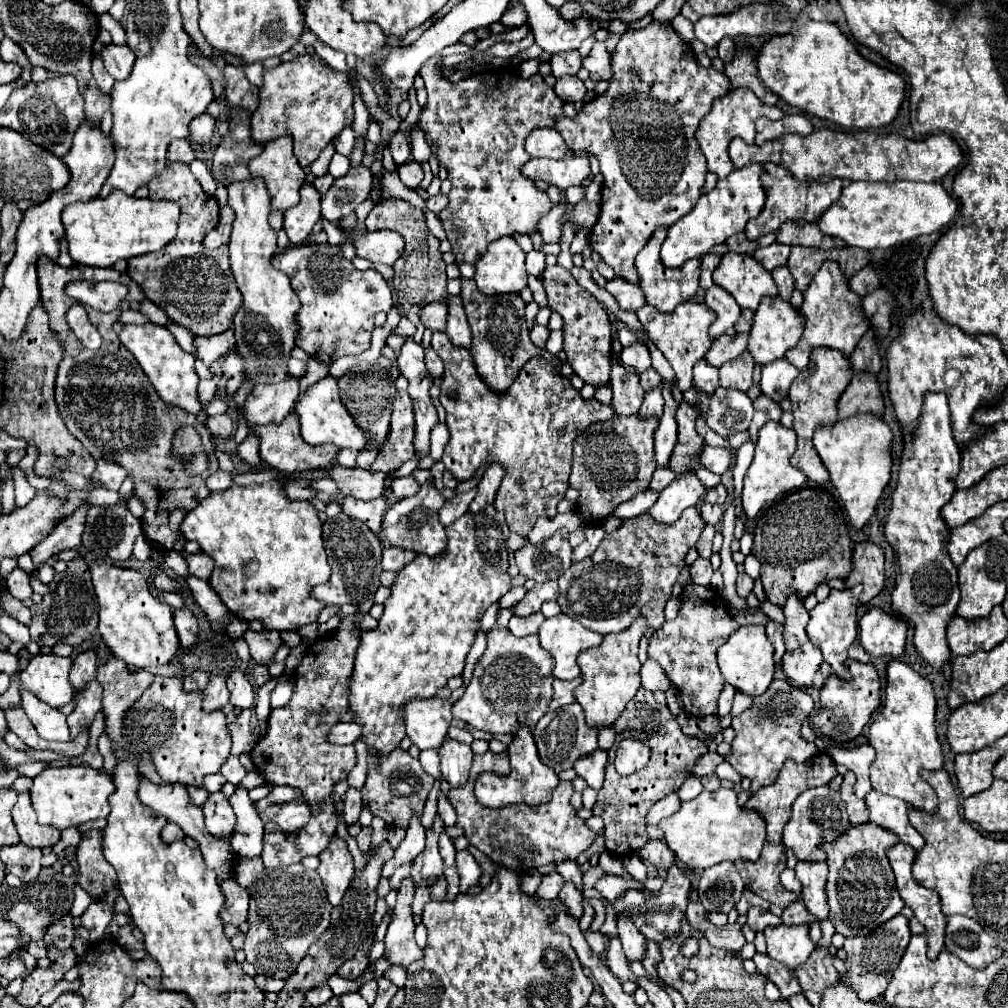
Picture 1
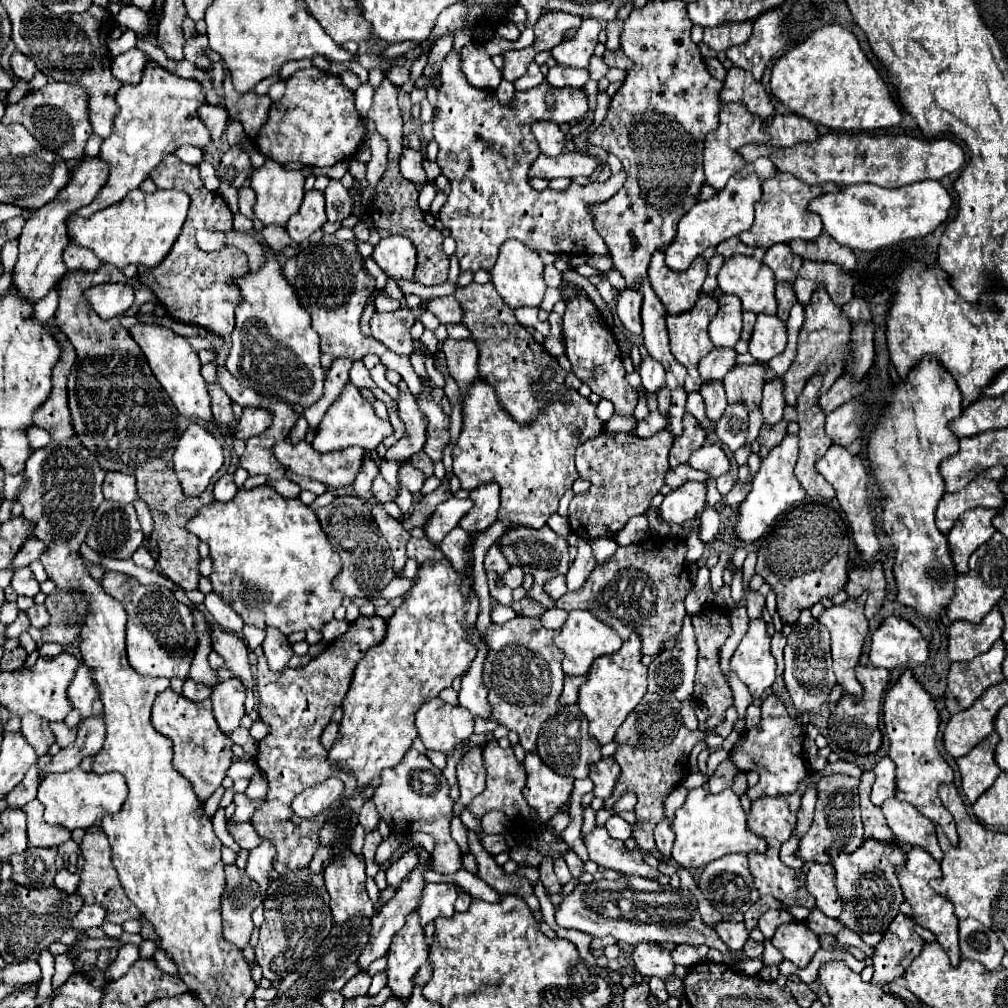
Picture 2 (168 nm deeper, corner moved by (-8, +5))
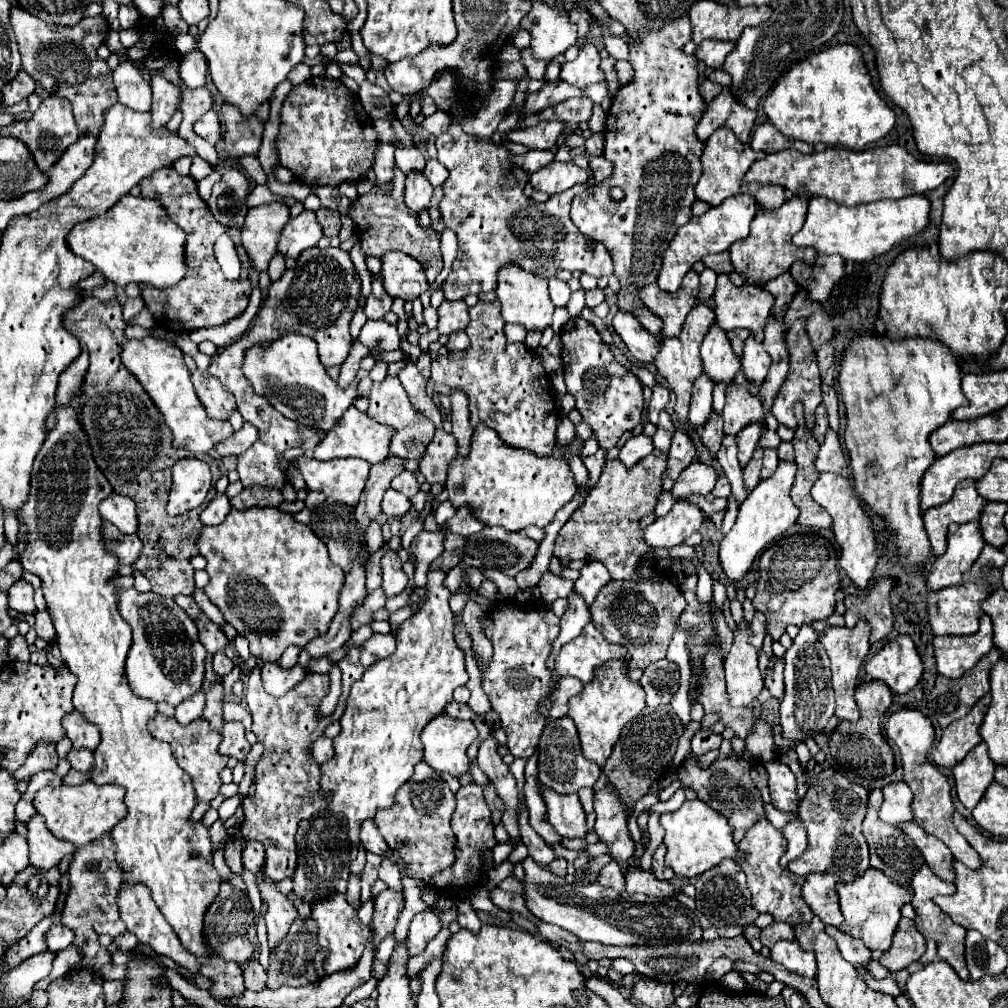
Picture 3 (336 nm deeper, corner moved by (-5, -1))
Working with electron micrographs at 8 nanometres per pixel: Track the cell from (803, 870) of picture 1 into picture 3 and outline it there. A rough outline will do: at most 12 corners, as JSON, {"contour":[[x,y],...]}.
{"contour":[[810,874],[802,896],[824,924],[838,928],[842,912],[836,874]]}

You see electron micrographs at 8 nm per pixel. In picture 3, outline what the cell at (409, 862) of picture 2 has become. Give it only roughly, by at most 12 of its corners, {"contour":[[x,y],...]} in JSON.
{"contour":[[394,890],[374,896],[374,948],[394,932],[404,898]]}

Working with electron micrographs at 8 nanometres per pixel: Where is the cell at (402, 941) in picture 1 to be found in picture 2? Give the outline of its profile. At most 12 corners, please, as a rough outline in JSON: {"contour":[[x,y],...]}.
{"contour":[[417,912],[405,918],[387,956],[387,986],[407,1000],[429,958]]}

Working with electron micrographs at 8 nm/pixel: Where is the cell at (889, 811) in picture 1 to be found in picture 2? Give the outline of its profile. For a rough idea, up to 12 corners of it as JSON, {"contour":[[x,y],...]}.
{"contour":[[897,798],[881,810],[899,844],[921,846],[935,860],[943,852],[935,826]]}

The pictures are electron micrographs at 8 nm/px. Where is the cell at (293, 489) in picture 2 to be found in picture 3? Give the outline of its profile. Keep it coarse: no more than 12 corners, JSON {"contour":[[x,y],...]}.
{"contour":[[244,488],[230,498],[234,510],[278,506],[282,492],[274,488]]}

